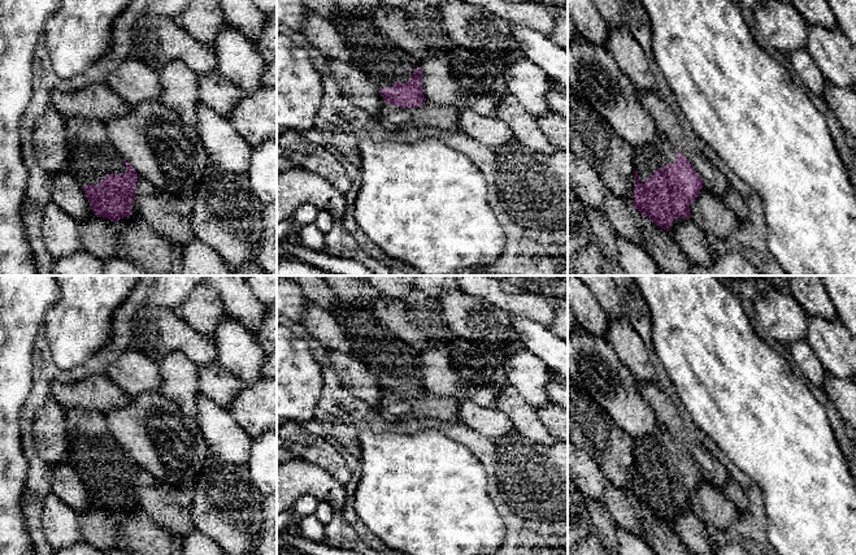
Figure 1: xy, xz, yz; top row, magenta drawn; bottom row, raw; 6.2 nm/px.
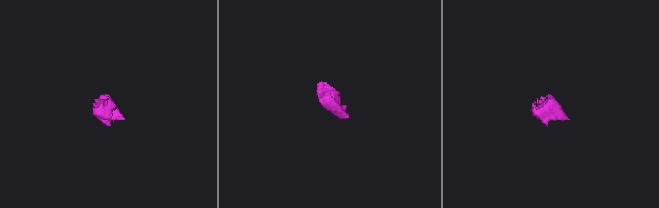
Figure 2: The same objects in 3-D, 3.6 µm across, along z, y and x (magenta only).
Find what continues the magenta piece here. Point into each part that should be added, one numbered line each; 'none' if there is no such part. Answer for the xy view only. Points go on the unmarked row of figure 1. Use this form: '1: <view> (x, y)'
1: xy (91, 447)
2: xy (134, 510)

